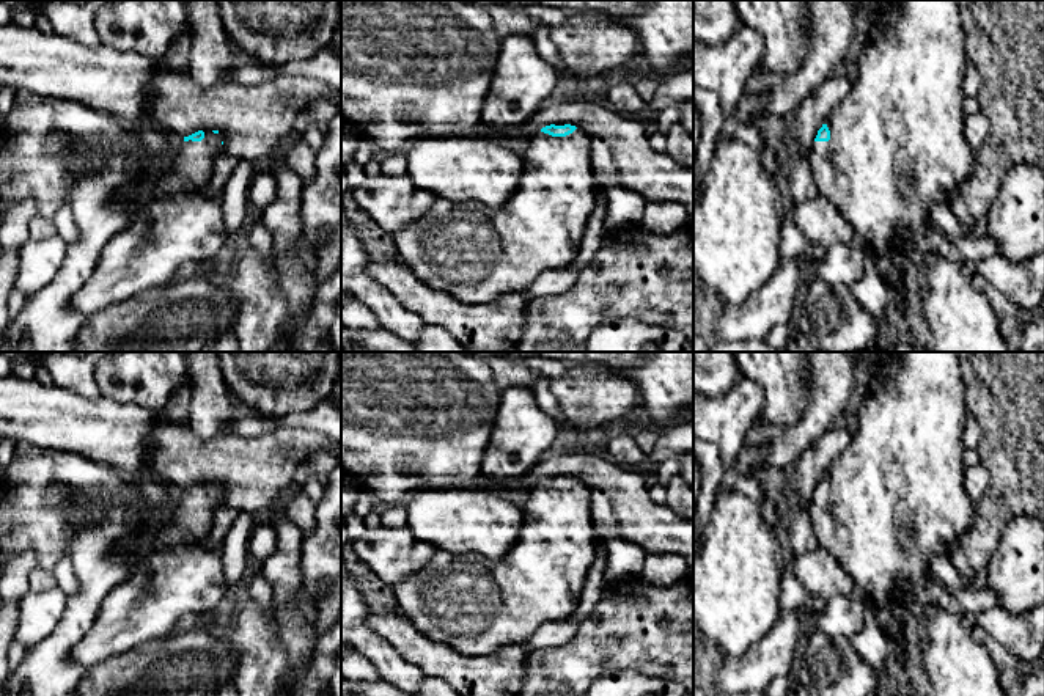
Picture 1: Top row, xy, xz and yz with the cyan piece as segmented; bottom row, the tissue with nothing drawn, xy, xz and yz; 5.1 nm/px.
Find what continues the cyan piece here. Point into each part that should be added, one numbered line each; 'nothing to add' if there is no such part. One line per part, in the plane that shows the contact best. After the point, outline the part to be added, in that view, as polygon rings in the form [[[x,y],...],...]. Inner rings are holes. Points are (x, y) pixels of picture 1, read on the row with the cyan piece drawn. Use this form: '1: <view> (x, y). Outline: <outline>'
1: xz (475, 253). Outline: [[[580,129],[566,137],[536,134],[522,156],[519,187],[500,209],[439,198],[425,215],[393,236],[398,258],[421,283],[464,303],[525,294],[541,273],[564,269],[575,259],[596,204],[591,151],[593,140]]]

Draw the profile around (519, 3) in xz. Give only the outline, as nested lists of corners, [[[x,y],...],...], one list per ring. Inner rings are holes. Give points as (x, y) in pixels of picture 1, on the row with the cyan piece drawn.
[[[462,0],[483,8],[491,5],[506,5],[524,8],[527,5],[544,5],[555,9],[568,9],[574,13],[597,11],[610,17],[624,17],[640,13],[641,0]]]

